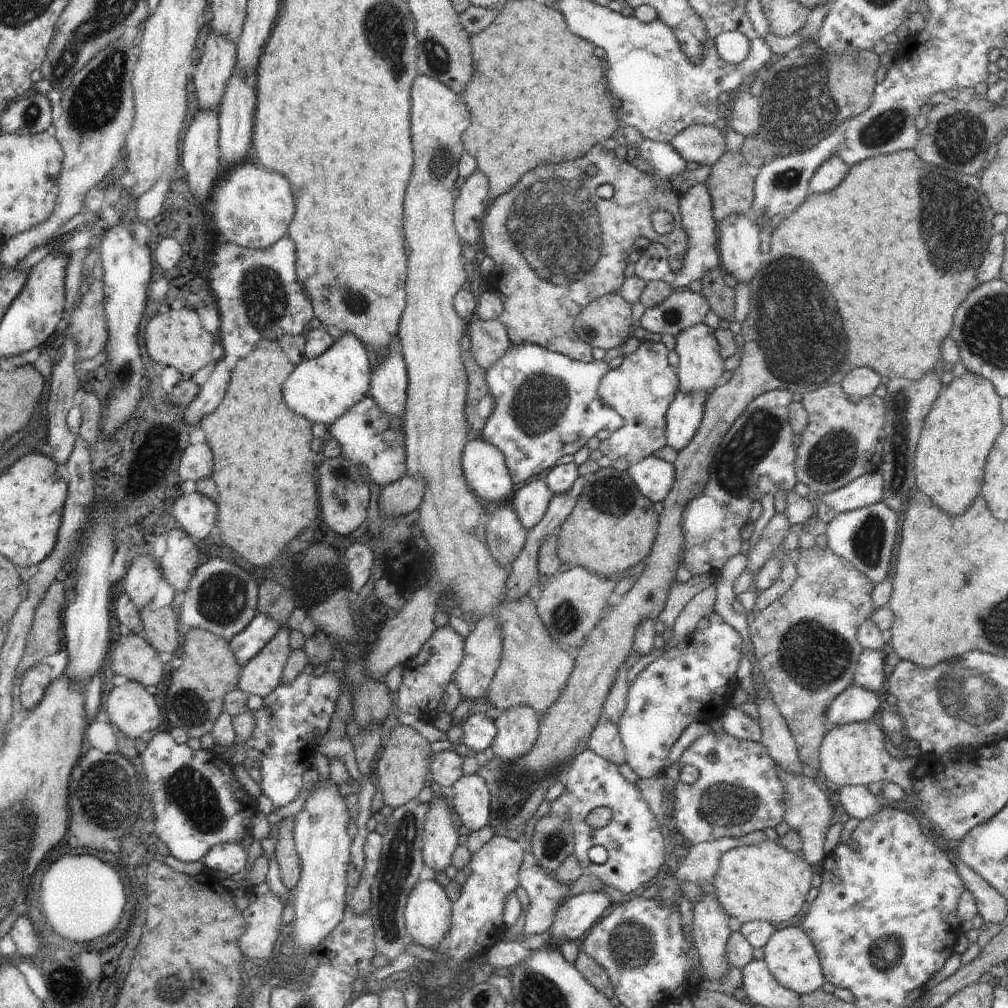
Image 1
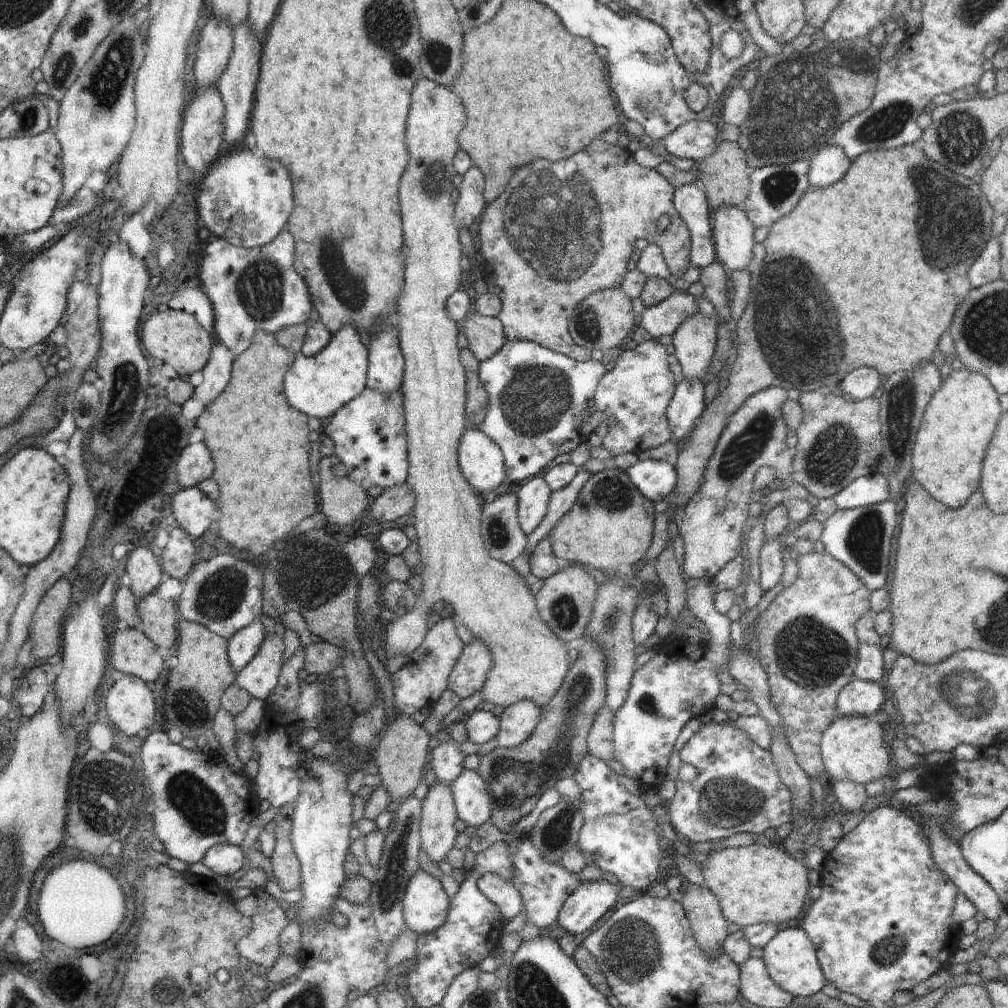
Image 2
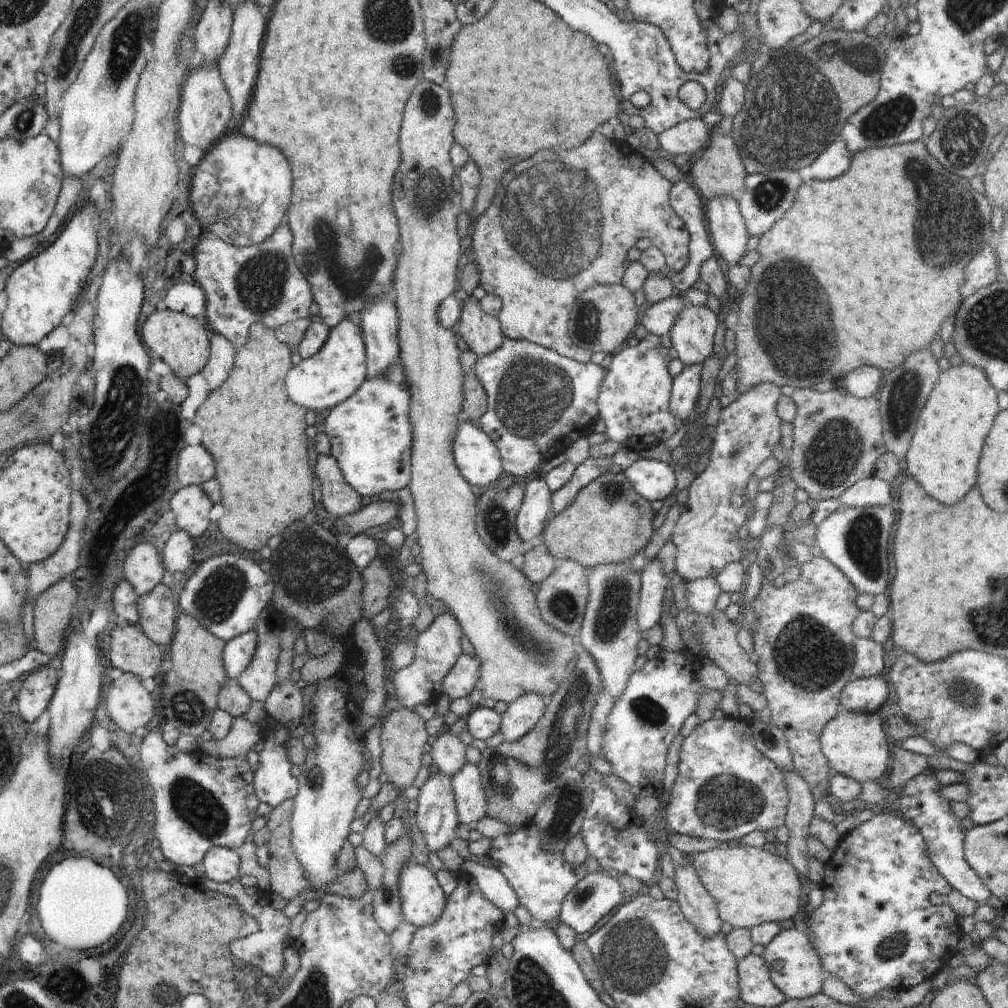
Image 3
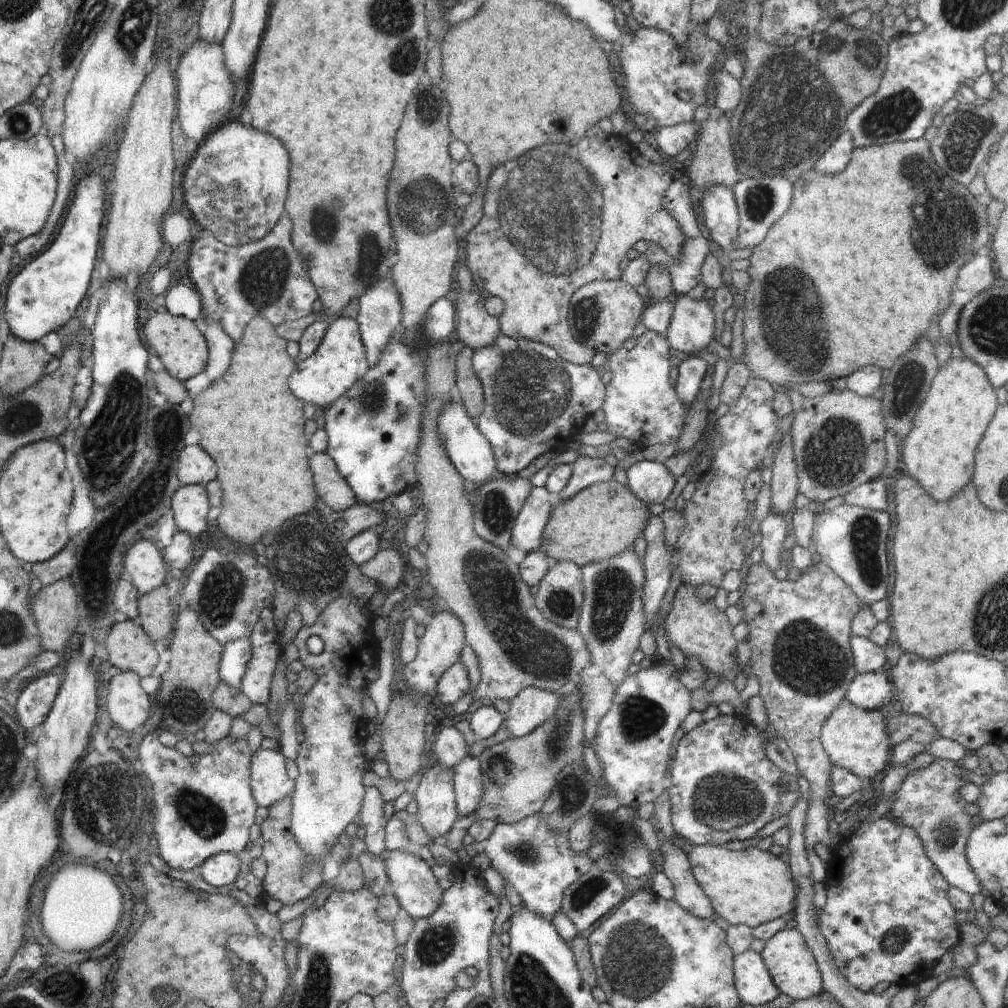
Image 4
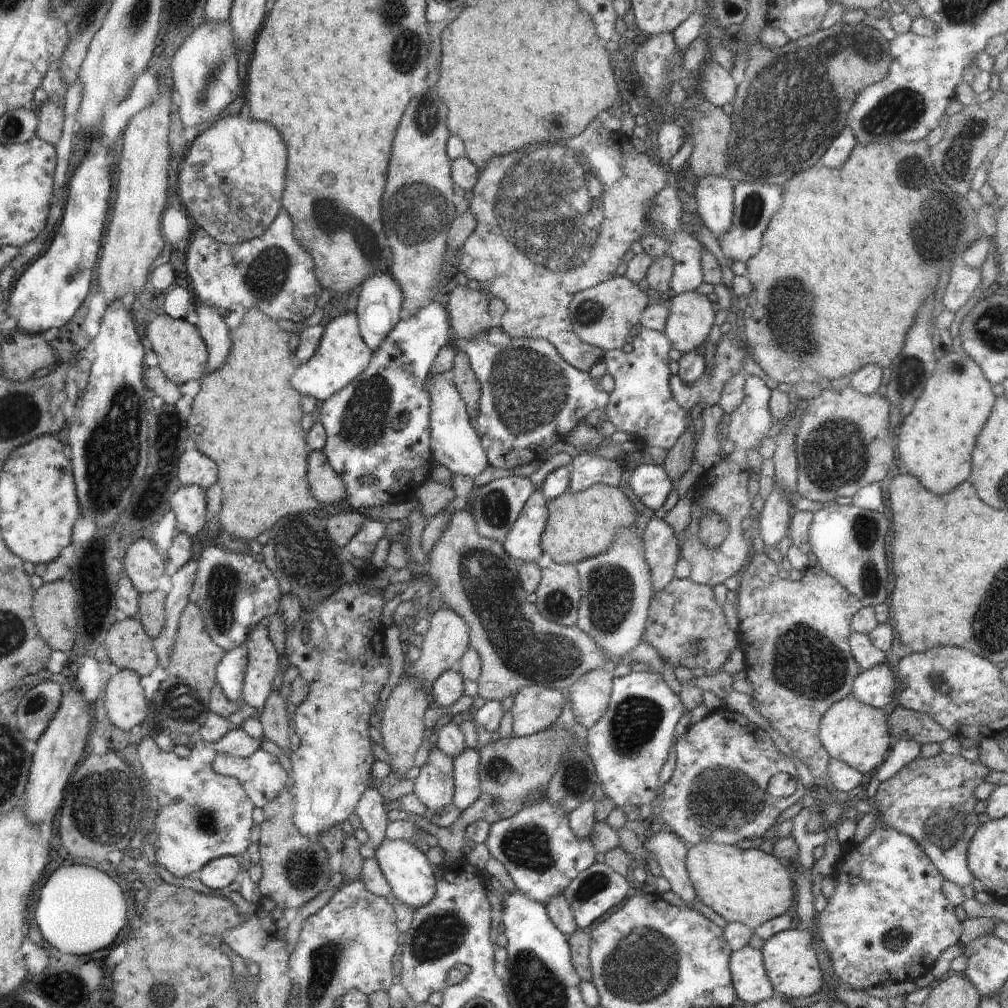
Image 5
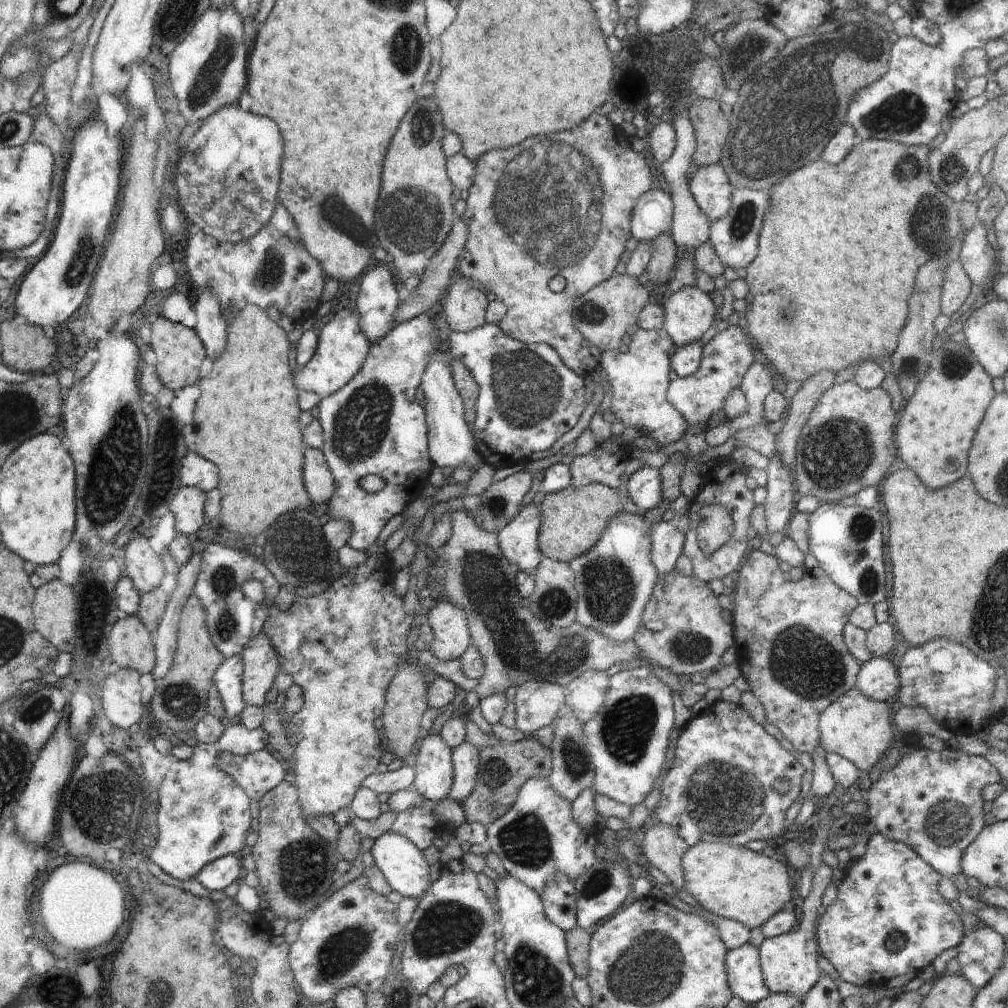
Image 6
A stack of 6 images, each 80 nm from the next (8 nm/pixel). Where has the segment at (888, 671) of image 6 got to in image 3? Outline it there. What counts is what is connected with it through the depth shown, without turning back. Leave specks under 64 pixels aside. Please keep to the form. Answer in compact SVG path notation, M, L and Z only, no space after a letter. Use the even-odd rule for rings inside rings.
M860 677L846 683L842 689L841 708L861 713L876 713L889 701L889 684L885 677Z

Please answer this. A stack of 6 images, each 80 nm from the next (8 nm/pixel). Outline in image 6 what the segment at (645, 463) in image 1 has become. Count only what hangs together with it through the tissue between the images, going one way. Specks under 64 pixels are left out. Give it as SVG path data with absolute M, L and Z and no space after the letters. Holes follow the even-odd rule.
M640 468L628 478L628 496L642 511L650 512L664 500L662 478L658 469Z

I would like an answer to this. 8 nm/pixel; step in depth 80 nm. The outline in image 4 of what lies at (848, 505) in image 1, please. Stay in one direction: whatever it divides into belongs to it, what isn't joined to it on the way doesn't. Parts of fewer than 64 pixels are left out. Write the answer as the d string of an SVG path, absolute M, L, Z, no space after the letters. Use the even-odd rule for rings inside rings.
M885 478L868 481L852 489L852 492L845 496L845 502L865 509L888 512L890 508L886 495L888 487L889 482Z

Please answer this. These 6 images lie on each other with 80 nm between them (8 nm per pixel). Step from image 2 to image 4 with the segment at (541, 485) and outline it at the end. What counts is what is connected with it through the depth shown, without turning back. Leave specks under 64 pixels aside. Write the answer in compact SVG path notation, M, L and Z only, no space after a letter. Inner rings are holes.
M532 486L513 524L512 550L528 554L541 549L545 526L559 500L558 494L549 493L544 487Z

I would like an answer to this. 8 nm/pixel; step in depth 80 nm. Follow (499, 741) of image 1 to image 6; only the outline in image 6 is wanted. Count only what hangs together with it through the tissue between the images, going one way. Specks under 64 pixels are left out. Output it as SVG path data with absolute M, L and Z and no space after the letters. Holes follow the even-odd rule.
M528 680L519 686L515 698L516 729L525 735L544 728L560 718L565 707L566 691L558 684L546 682L546 680Z

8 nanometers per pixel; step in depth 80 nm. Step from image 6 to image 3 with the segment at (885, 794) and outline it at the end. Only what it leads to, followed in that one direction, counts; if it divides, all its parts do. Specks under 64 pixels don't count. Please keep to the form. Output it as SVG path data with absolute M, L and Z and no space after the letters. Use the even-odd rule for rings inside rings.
M934 770L931 774L925 774L924 772L916 775L911 780L903 786L900 798L897 800L899 803L900 812L902 812L903 817L908 819L924 837L925 845L927 846L927 853L929 854L932 864L938 869L938 872L948 881L948 884L956 889L960 894L966 896L966 898L972 899L977 902L978 906L985 904L987 902L995 902L990 890L984 886L984 883L980 880L980 877L970 868L970 865L966 862L964 858L964 841L965 841L965 830L962 828L961 819L956 817L950 805L952 802L946 800L942 797L942 784L936 780L934 773L939 770Z

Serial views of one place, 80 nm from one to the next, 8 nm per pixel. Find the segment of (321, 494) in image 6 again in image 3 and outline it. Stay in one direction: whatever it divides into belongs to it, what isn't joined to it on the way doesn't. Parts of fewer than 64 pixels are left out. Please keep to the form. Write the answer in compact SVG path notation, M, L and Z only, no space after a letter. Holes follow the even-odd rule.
M318 455L314 472L320 480L321 502L332 516L341 517L361 509L365 499L347 483L332 455Z

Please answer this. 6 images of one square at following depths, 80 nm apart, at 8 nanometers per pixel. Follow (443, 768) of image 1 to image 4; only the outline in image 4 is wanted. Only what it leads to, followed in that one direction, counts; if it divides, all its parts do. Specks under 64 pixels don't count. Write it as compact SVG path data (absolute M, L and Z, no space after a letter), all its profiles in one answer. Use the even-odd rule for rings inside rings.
M453 726L444 727L437 733L435 743L430 750L433 760L438 760L449 769L454 768L466 755L469 747L462 733Z

